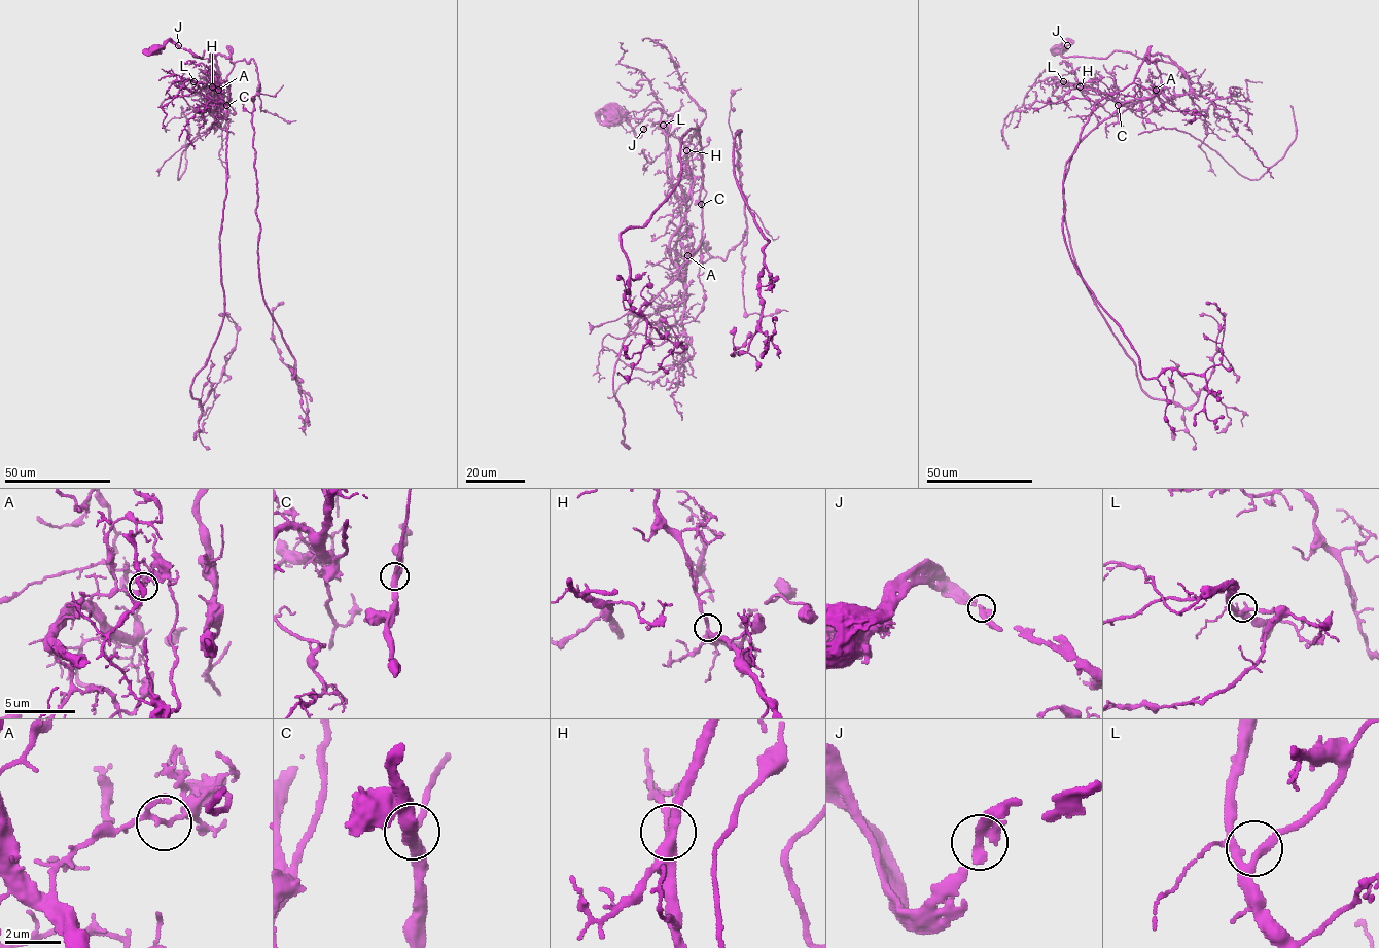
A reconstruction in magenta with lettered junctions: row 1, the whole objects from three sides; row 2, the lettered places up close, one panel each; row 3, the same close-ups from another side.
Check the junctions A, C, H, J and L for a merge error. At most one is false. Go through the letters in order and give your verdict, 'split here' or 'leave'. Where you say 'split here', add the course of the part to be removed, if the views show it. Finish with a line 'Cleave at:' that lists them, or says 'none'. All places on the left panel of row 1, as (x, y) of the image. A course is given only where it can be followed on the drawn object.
A: split here | (218, 90), (221, 129), (191, 141), (178, 179), (188, 134), (181, 105)
C: leave
H: leave
J: leave
L: leave
Cleave at: A

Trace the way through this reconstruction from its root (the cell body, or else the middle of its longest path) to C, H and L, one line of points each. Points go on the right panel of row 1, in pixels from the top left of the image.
C: (1058, 50), (1070, 41), (1062, 56), (1106, 58), (1118, 50), (1176, 64), (1147, 54), (1159, 92), (1118, 105)
H: (1058, 50), (1070, 41), (1062, 56), (1106, 58), (1118, 50), (1170, 62), (1190, 91), (1120, 102), (1080, 86)
L: (1058, 50), (1070, 41), (1062, 56), (1106, 58), (1118, 50), (1170, 62), (1190, 91), (1120, 102), (1063, 81)

